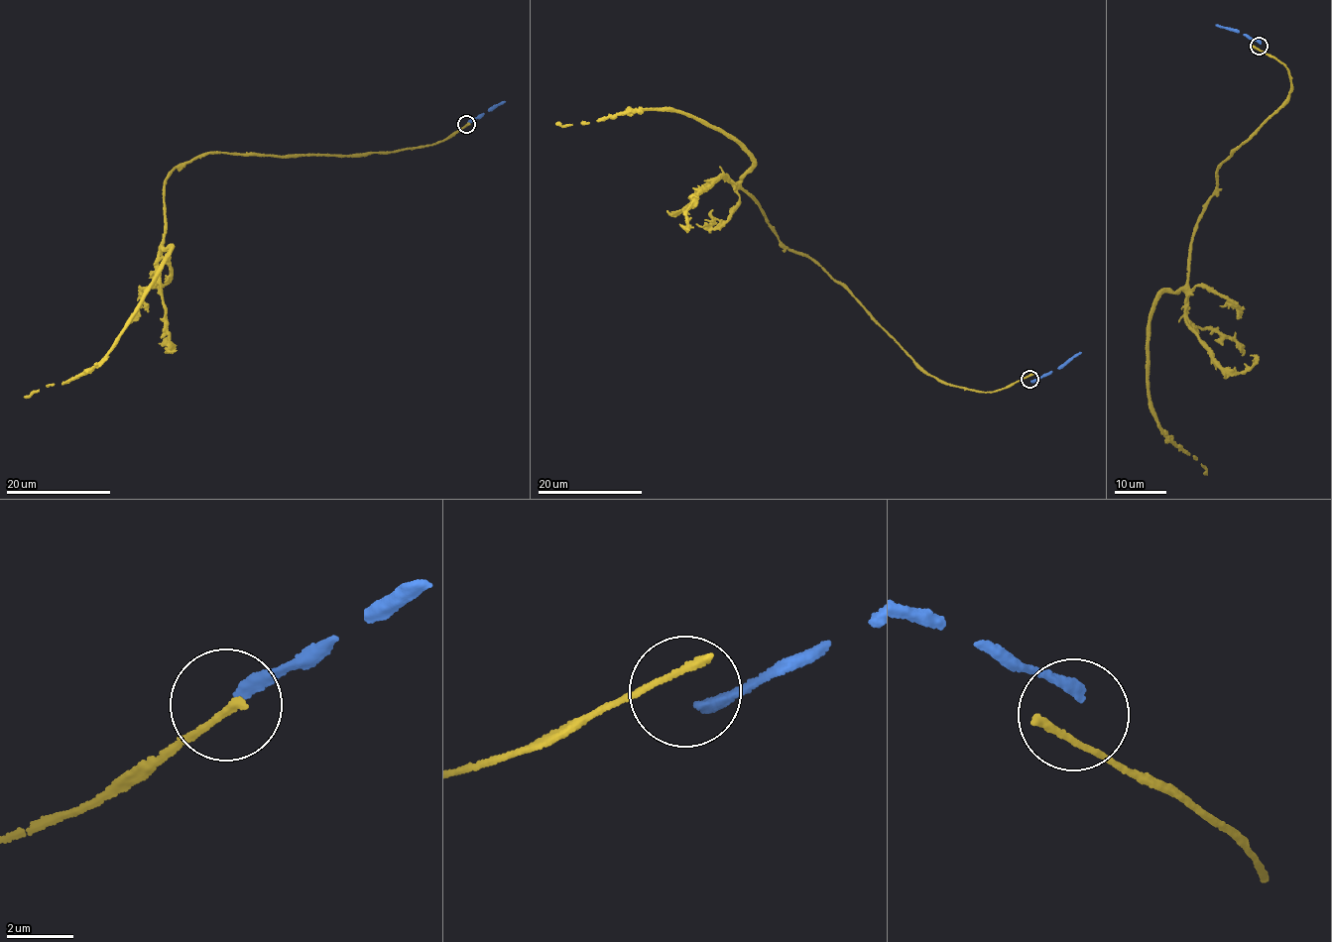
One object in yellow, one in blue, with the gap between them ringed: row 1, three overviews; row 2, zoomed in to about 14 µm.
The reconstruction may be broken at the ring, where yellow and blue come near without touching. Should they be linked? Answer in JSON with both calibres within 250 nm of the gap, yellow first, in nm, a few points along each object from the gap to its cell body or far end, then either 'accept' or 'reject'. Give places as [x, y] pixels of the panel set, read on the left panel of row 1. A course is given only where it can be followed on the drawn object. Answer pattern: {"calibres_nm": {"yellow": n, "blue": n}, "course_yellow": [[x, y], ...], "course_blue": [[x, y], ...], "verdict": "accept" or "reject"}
{"calibres_nm": {"yellow": 280, "blue": 360}, "course_yellow": [[466, 125], [412, 149], [220, 151], [175, 168], [164, 187], [171, 249], [123, 332], [84, 373], [23, 397]], "course_blue": [[467, 122], [505, 101]], "verdict": "reject"}

